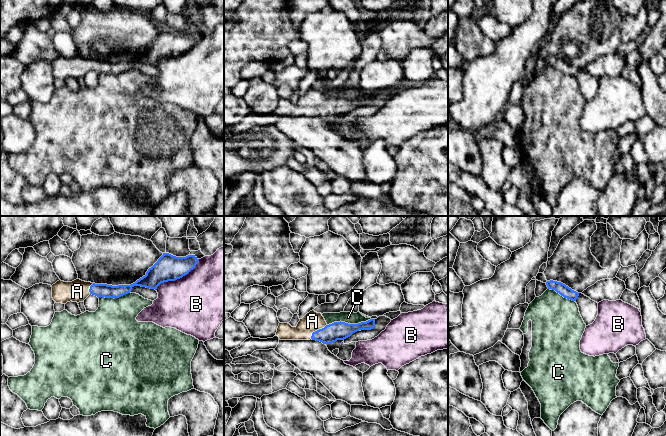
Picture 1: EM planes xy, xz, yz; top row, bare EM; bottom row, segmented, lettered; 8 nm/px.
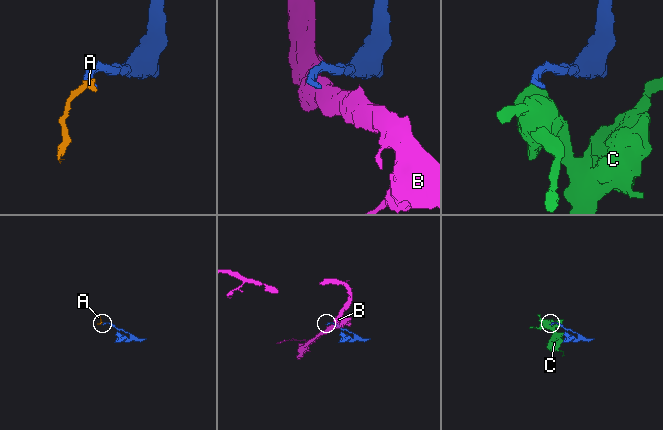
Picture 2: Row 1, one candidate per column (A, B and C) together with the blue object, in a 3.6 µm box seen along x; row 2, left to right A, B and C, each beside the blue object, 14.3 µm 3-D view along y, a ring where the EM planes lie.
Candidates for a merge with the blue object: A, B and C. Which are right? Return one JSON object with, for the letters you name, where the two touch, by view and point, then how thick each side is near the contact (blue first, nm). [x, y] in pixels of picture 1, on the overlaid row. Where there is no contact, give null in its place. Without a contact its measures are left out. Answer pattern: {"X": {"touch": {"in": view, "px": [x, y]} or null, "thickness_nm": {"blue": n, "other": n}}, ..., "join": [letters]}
{"A": {"touch": {"in": "xz", "px": [317, 330]}, "thickness_nm": {"blue": 150, "other": 160}}, "join": ["A"]}

